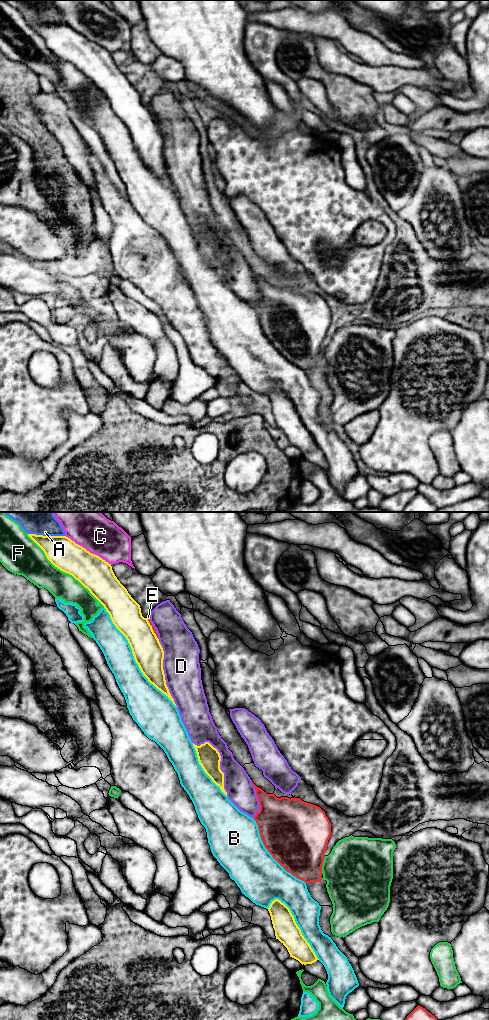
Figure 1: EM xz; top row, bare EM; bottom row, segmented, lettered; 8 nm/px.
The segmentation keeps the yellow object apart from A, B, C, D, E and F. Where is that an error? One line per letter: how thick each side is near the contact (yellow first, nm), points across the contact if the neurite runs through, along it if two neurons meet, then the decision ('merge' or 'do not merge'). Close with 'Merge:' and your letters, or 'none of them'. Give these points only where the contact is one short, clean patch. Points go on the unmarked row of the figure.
A: 240/300 nm | do not merge
B: 240/240 nm | do not merge
C: 260/320 nm | do not merge
D: 180/220 nm | do not merge
E: 260/20 nm | do not merge
F: 260/240 nm | do not merge
Merge: none of them

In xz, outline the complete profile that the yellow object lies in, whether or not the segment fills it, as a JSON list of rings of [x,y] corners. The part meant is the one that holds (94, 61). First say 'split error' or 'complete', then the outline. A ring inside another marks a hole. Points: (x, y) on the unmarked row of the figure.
complete | [[[28,24],[44,39],[47,47],[61,59],[72,63],[104,94],[116,116],[126,125],[136,151],[143,163],[176,194],[166,173],[163,158],[164,139],[147,106],[141,101],[140,93],[115,64],[111,52],[90,41],[66,24]]]

